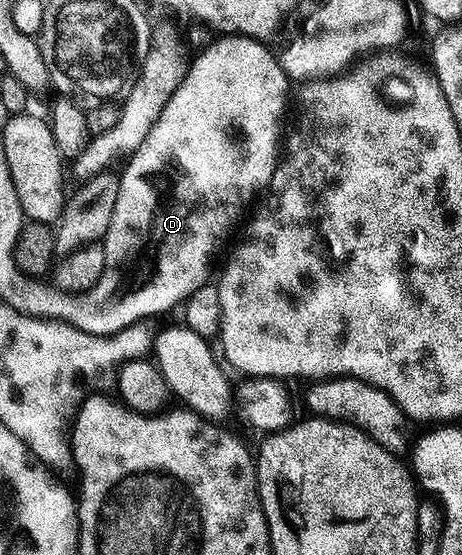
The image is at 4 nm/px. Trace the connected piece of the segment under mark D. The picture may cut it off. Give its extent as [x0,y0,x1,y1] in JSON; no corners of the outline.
[77,35,287,337]

